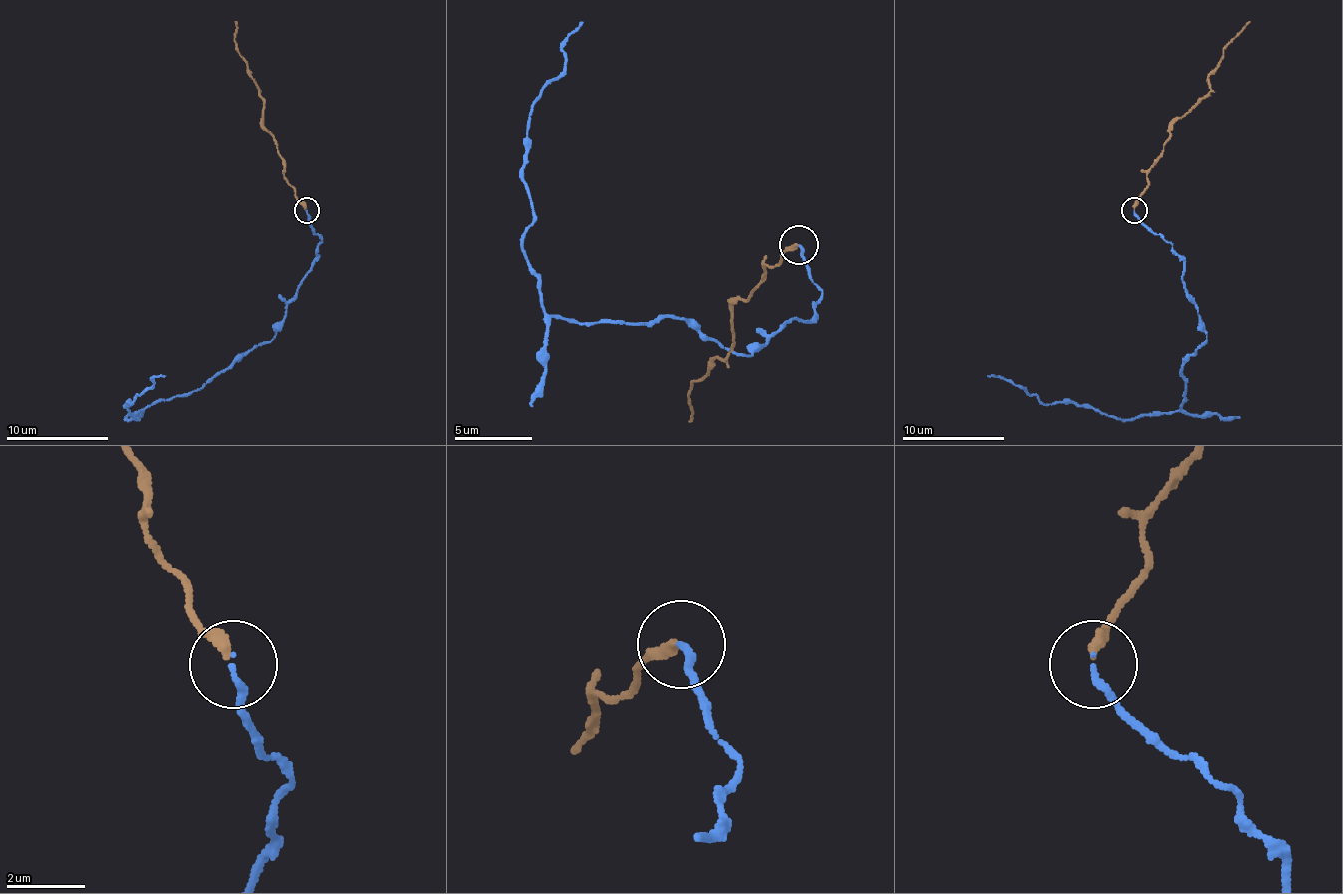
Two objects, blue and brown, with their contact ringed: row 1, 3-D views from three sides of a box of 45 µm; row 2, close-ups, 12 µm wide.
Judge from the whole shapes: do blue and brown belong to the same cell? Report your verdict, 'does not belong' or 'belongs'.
does not belong

